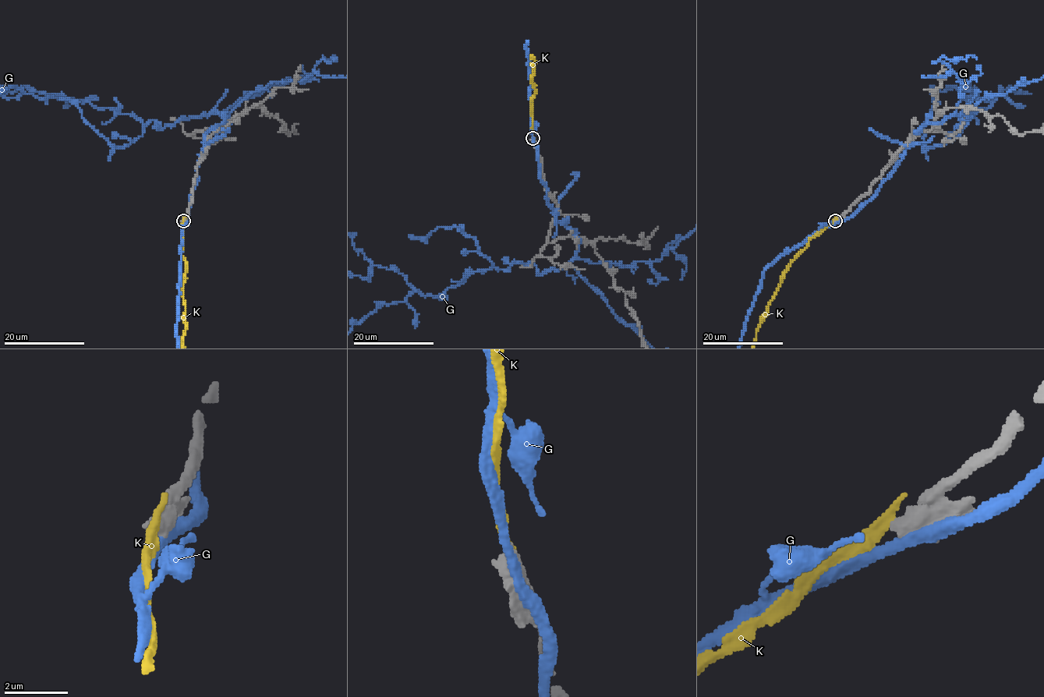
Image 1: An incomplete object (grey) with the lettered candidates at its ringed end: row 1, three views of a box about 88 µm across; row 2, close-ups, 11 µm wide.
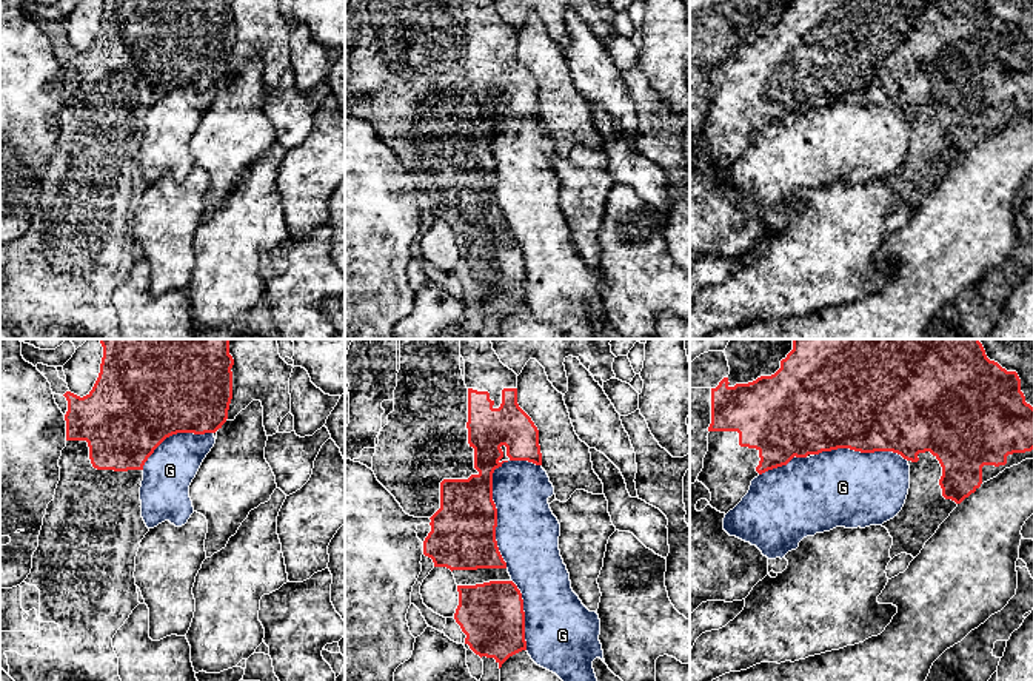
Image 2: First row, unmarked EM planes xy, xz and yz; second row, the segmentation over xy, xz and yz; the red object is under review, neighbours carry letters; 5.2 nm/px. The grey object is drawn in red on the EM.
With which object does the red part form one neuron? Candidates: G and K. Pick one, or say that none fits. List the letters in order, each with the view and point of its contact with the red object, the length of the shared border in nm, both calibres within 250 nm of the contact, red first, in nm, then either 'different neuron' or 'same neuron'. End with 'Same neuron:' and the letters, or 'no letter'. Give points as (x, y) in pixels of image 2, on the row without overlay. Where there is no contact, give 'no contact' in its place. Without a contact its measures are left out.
G: meets red in xz at (493, 157); contact 600 nm long; 340 nm thick on the red side, 320 nm on the other; different neuron
K: no contact; different neuron
Same neuron: no letter

